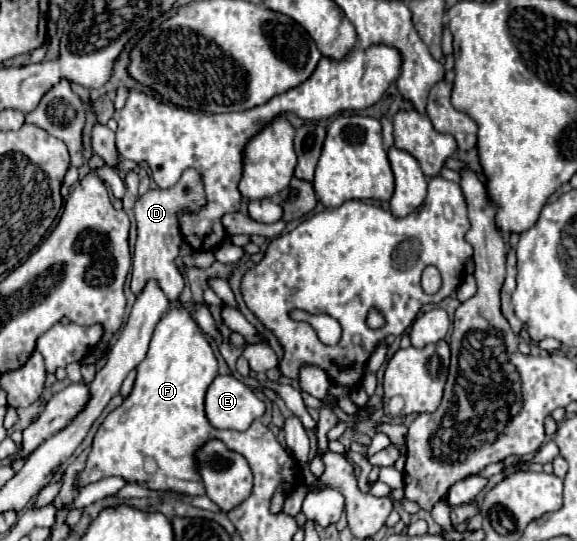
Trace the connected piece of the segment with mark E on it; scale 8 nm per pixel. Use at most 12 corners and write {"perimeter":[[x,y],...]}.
{"perimeter":[[232,375],[206,391],[206,417],[218,429],[246,431],[264,401]]}

